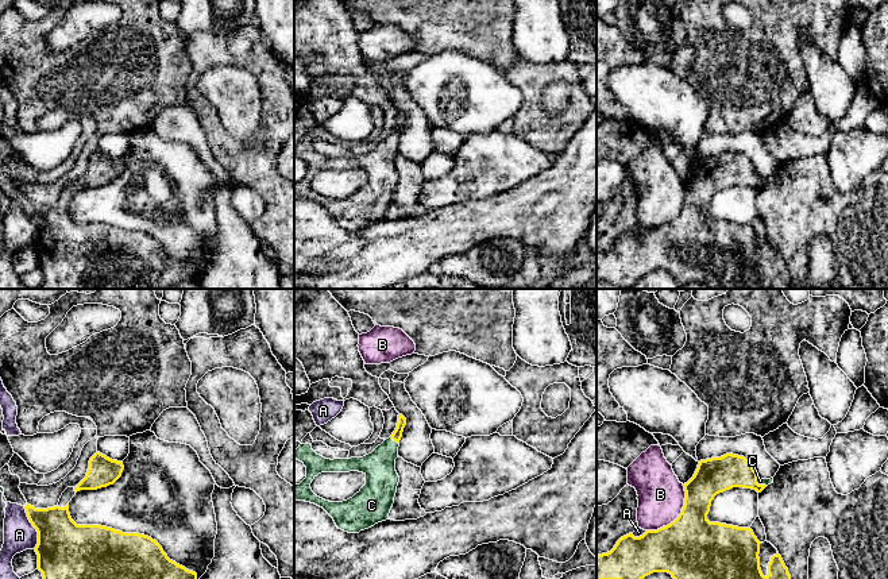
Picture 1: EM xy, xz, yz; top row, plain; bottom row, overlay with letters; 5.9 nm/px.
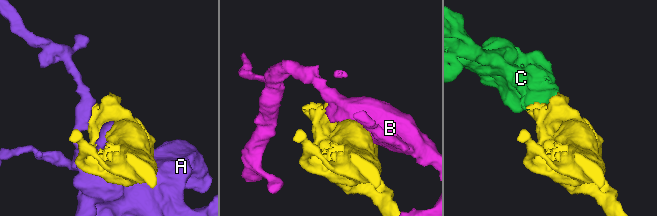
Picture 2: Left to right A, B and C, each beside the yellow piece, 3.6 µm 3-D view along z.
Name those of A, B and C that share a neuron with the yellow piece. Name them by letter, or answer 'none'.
C

